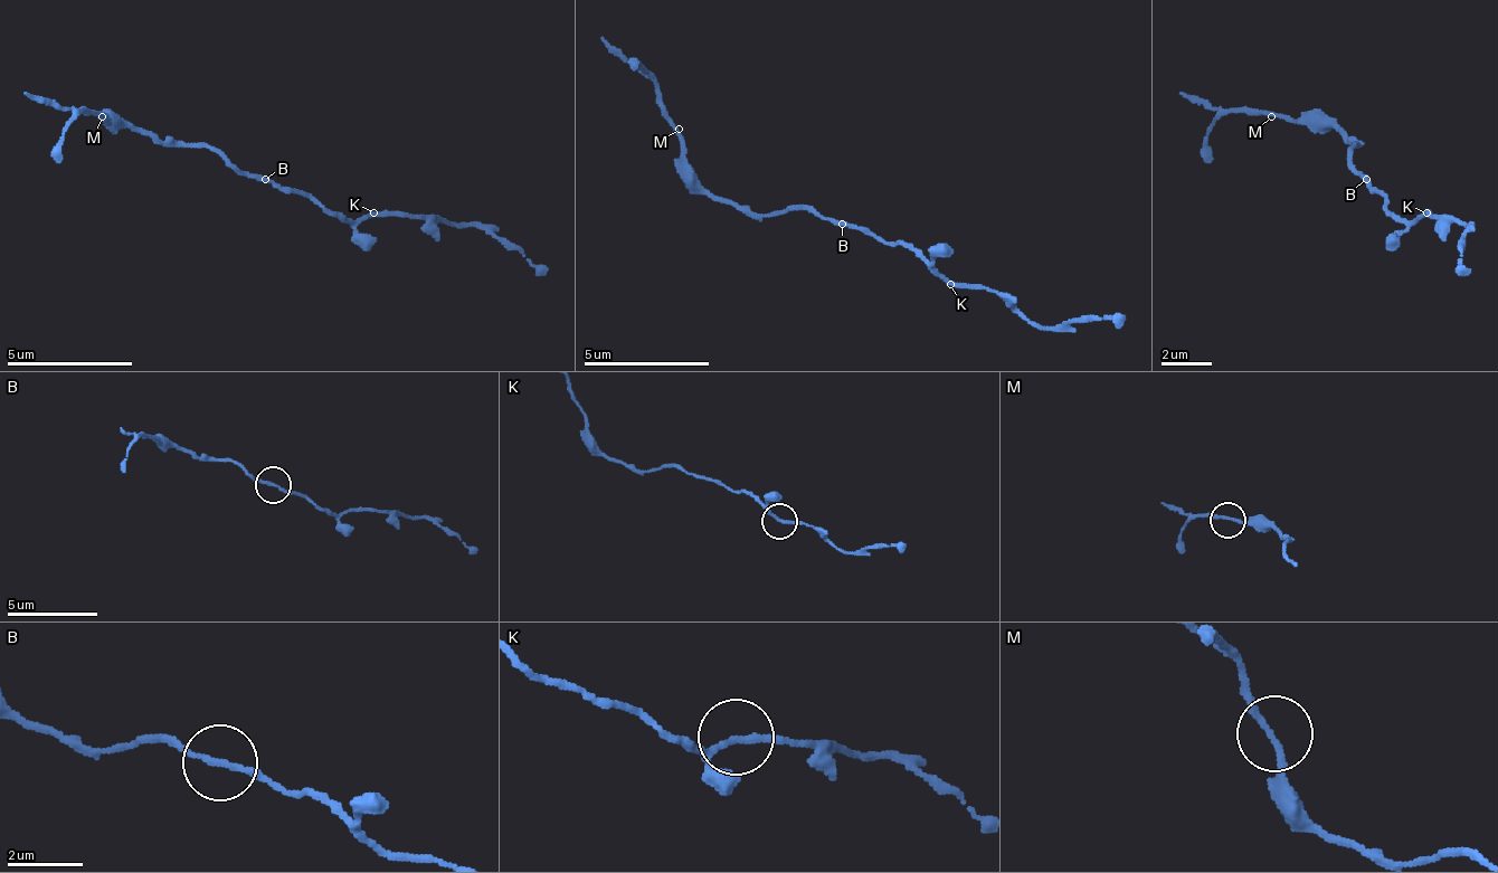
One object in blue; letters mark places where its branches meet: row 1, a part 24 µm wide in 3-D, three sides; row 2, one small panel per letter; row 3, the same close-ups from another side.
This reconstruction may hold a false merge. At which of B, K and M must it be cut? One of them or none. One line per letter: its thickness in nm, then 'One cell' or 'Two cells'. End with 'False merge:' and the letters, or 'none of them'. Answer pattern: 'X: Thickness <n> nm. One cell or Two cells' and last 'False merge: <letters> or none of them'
B: Thickness 150 nm. One cell
K: Thickness 180 nm. One cell
M: Thickness 170 nm. One cell
False merge: none of them

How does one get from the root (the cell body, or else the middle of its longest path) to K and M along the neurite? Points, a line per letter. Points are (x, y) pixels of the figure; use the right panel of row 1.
K: (1366, 179), (1397, 217), (1415, 224), (1429, 210)
M: (1366, 179), (1353, 167), (1353, 148), (1359, 142), (1353, 142), (1335, 129), (1316, 129), (1302, 116), (1271, 116)

